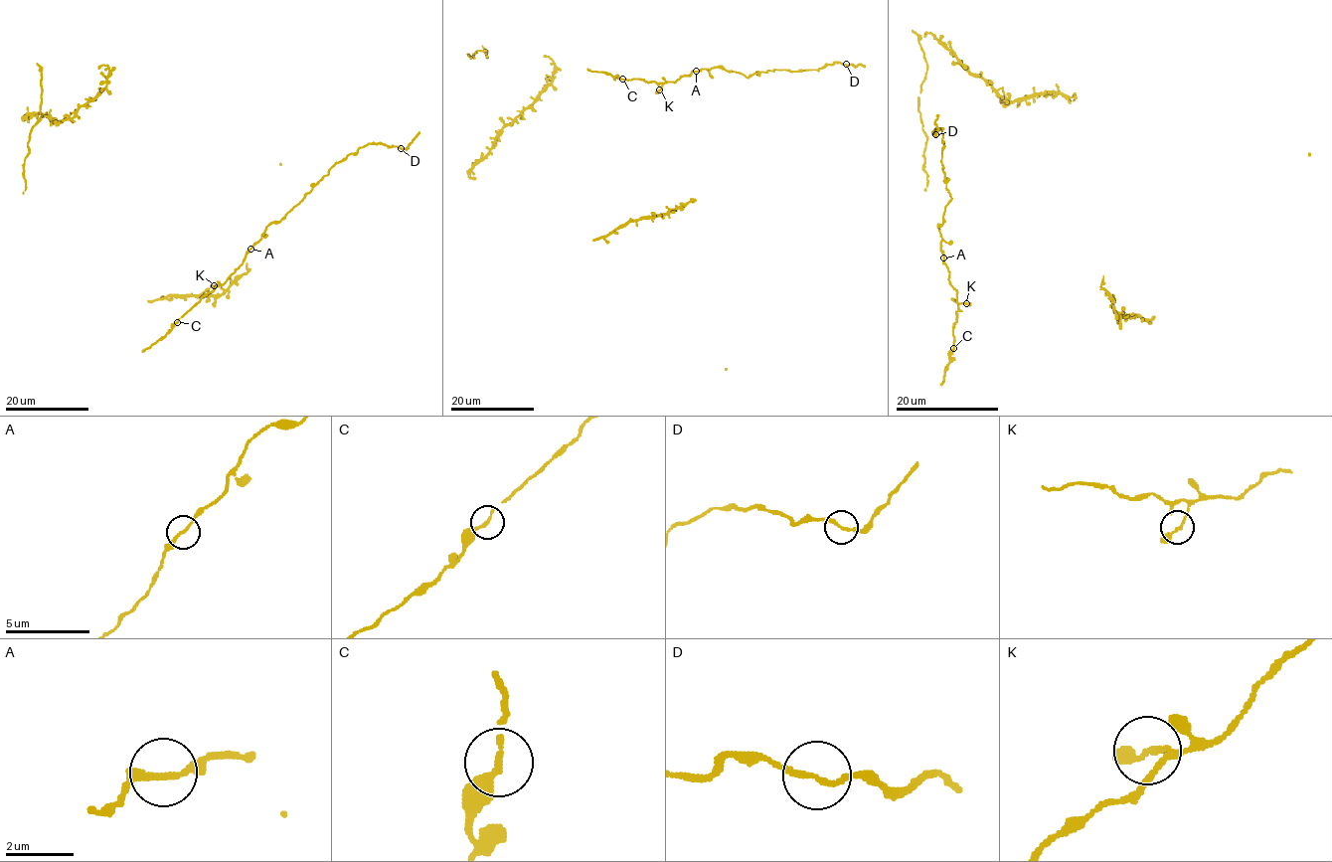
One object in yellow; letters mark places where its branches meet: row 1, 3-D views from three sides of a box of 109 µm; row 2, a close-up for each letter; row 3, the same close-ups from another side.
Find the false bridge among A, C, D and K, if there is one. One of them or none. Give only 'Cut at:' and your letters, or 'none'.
Cut at: none

